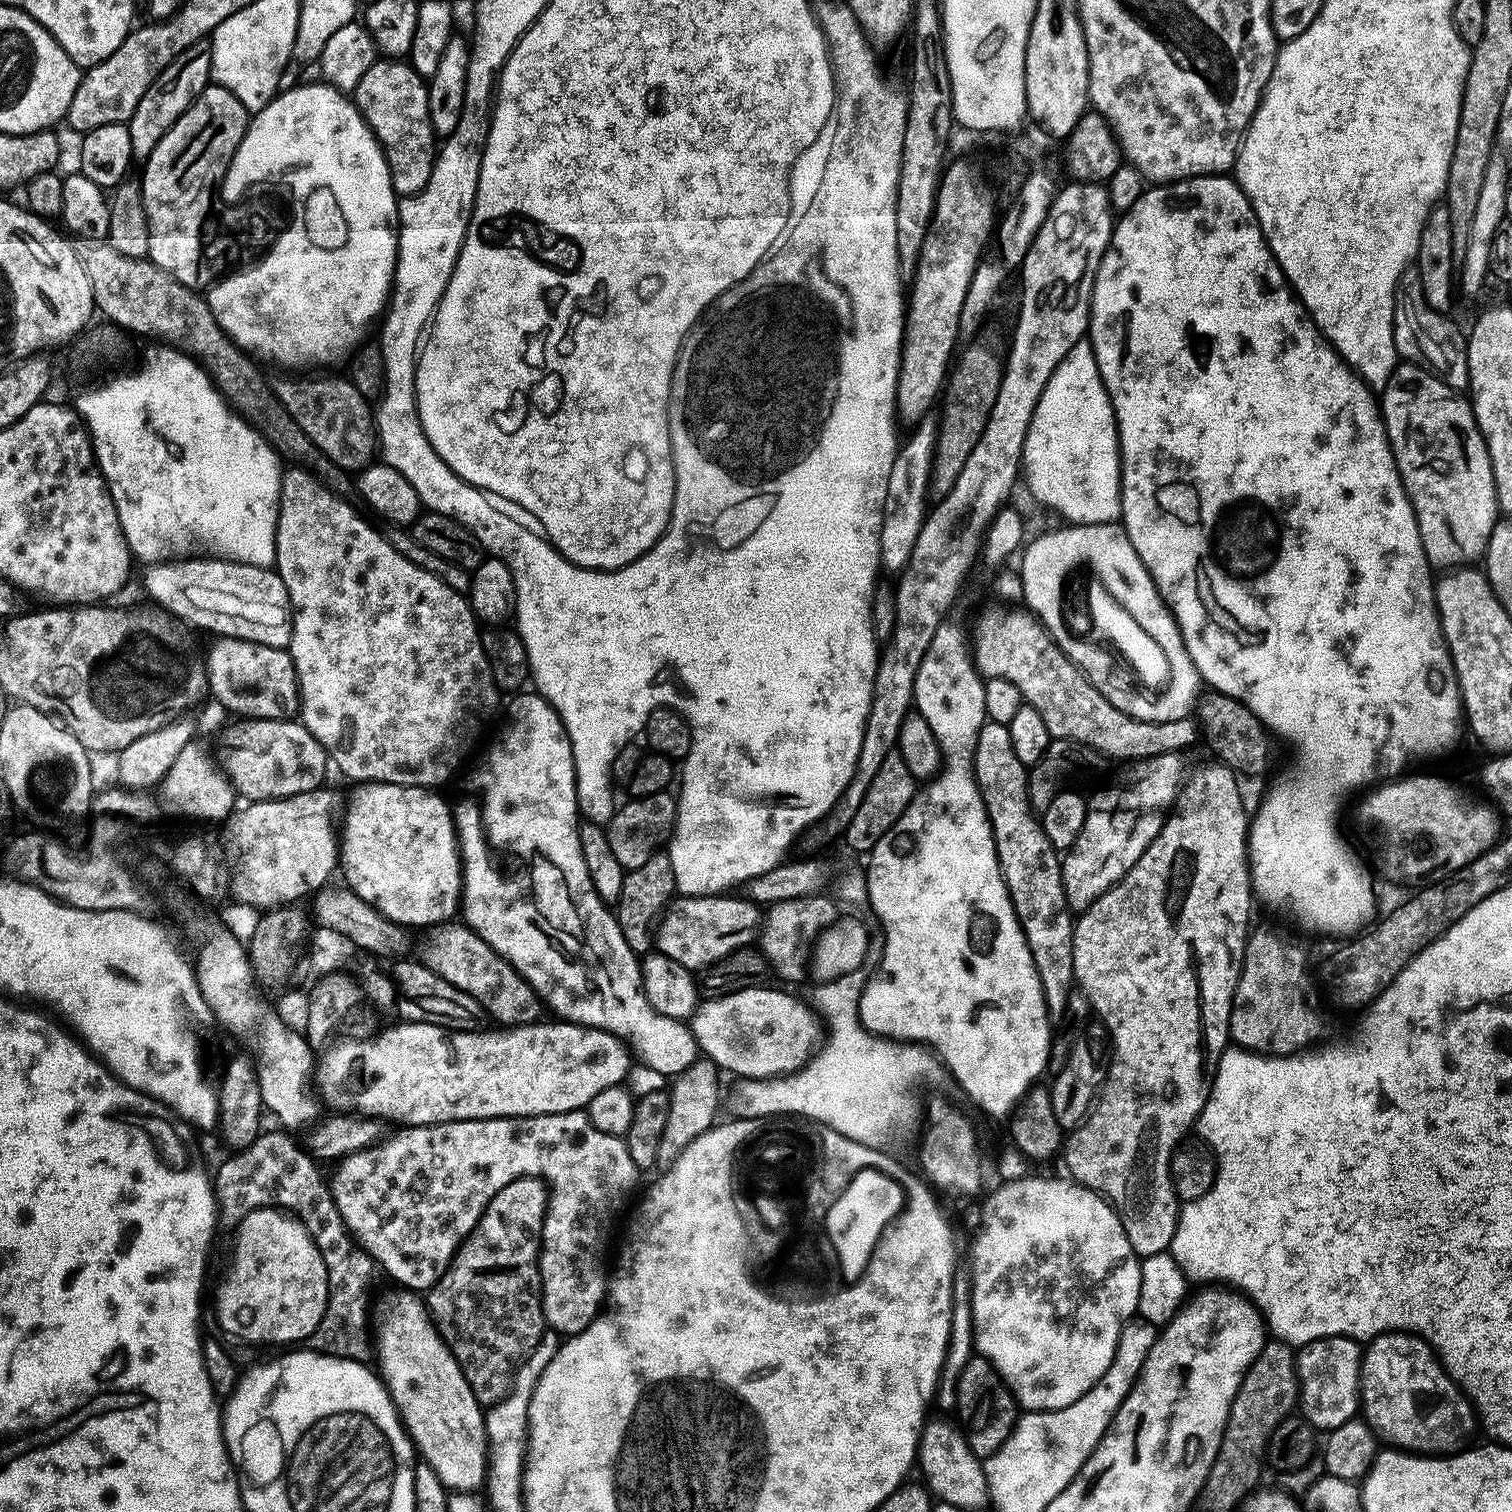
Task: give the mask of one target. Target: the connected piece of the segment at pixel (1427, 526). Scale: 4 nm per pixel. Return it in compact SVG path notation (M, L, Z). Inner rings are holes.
M1397 363L1392 376L1382 389L1382 419L1388 442L1396 456L1396 468L1404 483L1404 493L1412 503L1416 525L1429 565L1456 566L1485 555L1488 539L1498 523L1494 474L1488 457L1487 444L1476 424L1473 405L1463 395L1444 384L1427 367Z

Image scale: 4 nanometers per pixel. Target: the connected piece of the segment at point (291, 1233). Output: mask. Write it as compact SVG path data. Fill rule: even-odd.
M256 1208L251 1211L237 1225L236 1246L232 1256L232 1269L228 1272L228 1277L220 1284L220 1289L216 1292L216 1316L220 1319L220 1328L228 1336L233 1336L236 1340L241 1340L244 1344L288 1344L291 1340L307 1341L312 1332L324 1316L324 1310L328 1307L328 1267L324 1261L324 1254L321 1247L316 1244L315 1239L309 1229L294 1216L274 1208Z

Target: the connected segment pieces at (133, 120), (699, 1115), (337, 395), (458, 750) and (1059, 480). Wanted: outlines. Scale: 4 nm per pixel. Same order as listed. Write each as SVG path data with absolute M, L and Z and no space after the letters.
M208 38L194 42L194 46L182 50L182 54L178 54L178 58L174 58L174 62L170 62L170 66L162 70L162 74L158 74L150 90L142 94L138 110L134 110L127 122L132 139L132 155L137 161L143 162L148 159L154 146L158 146L162 134L166 134L166 130L170 130L170 126L174 126L174 122L178 122L178 118L186 114L186 110L196 101L198 94L202 94L202 90L208 87L211 74L212 41Z
M700 1058L675 1077L673 1084L676 1085L670 1088L670 1118L666 1118L666 1130L662 1132L662 1142L658 1142L656 1163L661 1169L671 1169L682 1152L696 1138L713 1127L717 1119L716 1107L720 1104L720 1080L716 1074L717 1066L708 1058Z
M296 374L284 375L288 376L271 381L270 391L323 456L345 470L363 470L373 463L378 452L374 412L351 380L343 375L304 376L301 380Z
M307 467L292 468L283 473L280 477L280 516L276 520L276 562L275 567L278 569L282 582L288 591L288 600L292 604L292 640L287 646L287 653L292 657L292 665L296 667L296 683L300 687L300 707L298 709L299 719L302 721L308 733L320 743L325 752L328 753L331 763L340 767L340 772L344 776L349 776L352 782L371 782L374 784L405 784L407 788L426 788L435 789L435 784L444 784L460 768L460 763L467 758L472 752L472 747L480 740L480 735L484 732L484 727L492 720L492 715L496 712L496 703L502 699L501 693L496 687L494 678L490 674L490 662L486 662L486 654L482 650L480 641L481 629L478 627L475 612L472 611L471 603L462 593L456 593L446 586L446 582L440 580L434 573L427 572L426 569L420 568L414 562L408 560L391 545L389 537L383 532L375 532L350 505L343 499L343 495L337 494L320 479L317 473L309 470Z
M1087 343L1076 344L1066 354L1042 390L1024 439L1022 476L1028 479L1031 499L1037 505L1053 508L1058 515L1068 519L1065 521L1072 524L1111 524L1121 519L1122 473L1116 414L1100 377L1094 350Z

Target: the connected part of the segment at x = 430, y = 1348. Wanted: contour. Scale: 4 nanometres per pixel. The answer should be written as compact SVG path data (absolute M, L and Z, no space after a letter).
M404 1294L393 1306L392 1312L384 1316L384 1325L380 1328L380 1368L382 1383L388 1389L399 1415L417 1453L422 1455L423 1463L431 1466L434 1474L443 1482L445 1489L456 1494L468 1494L485 1483L490 1472L488 1455L488 1436L484 1432L485 1413L482 1405L476 1401L472 1387L468 1385L468 1377L460 1368L460 1363L452 1357L452 1352L440 1339L428 1315L425 1301L419 1295Z

